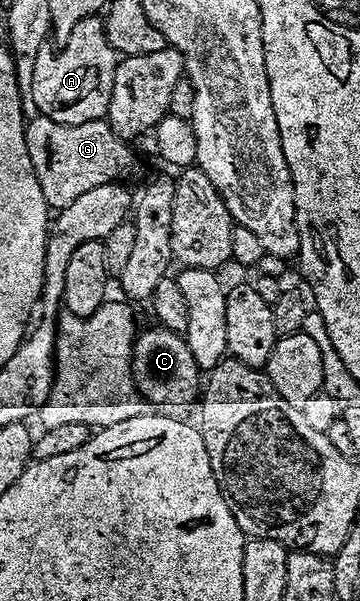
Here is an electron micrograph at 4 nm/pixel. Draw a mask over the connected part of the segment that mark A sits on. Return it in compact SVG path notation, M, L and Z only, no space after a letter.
M101 16L85 17L61 42L62 50L57 53L50 43L39 49L36 67L32 73L32 97L39 114L52 119L61 125L79 125L89 121L102 121L112 99L112 83L114 82L114 66L116 54L106 38L106 26Z

